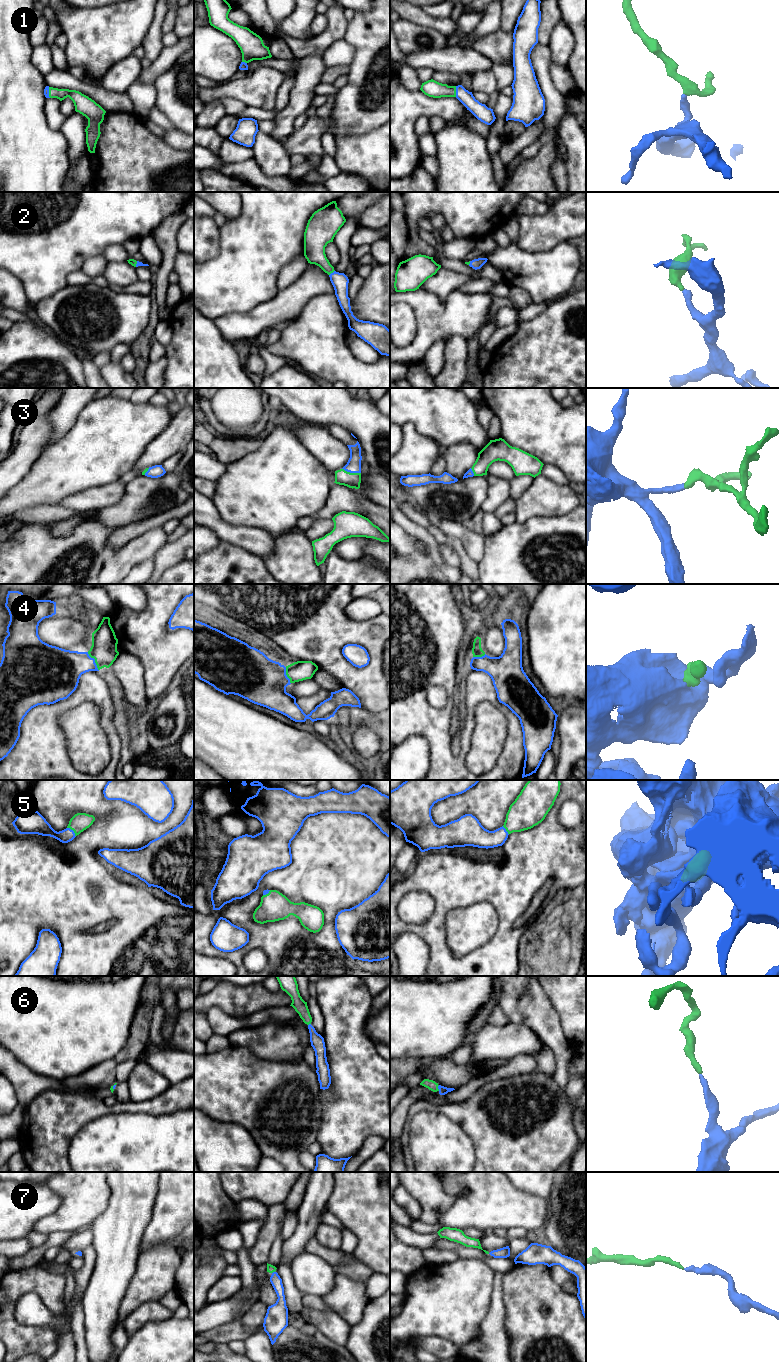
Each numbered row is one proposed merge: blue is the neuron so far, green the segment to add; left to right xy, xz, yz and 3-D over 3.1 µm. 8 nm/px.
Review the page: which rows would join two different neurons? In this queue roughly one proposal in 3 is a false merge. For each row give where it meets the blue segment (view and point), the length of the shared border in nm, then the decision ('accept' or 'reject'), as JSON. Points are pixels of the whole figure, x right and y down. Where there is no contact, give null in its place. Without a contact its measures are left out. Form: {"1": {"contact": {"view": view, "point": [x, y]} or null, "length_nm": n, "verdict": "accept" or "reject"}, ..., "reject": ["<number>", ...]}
{"1": {"contact": {"view": "yz", "point": [456, 91]}, "length_nm": 90, "verdict": "accept"}, "2": {"contact": {"view": "xz", "point": [331, 273]}, "length_nm": 60, "verdict": "accept"}, "3": {"contact": {"view": "xz", "point": [351, 472]}, "length_nm": 160, "verdict": "accept"}, "4": {"contact": {"view": "xy", "point": [94, 661]}, "length_nm": 180, "verdict": "accept"}, "5": {"contact": {"view": "xy", "point": [73, 831]}, "length_nm": 100, "verdict": "accept"}, "6": {"contact": {"view": "yz", "point": [438, 1088]}, "length_nm": 50, "verdict": "accept"}, "7": {"contact": {"view": "xz", "point": [273, 1272]}, "length_nm": 30, "verdict": "accept"}, "reject": []}

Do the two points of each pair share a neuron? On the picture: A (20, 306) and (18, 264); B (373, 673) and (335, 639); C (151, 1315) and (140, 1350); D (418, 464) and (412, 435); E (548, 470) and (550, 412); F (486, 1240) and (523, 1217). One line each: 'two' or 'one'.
A: two
B: one
C: two
D: one
E: two
F: two

